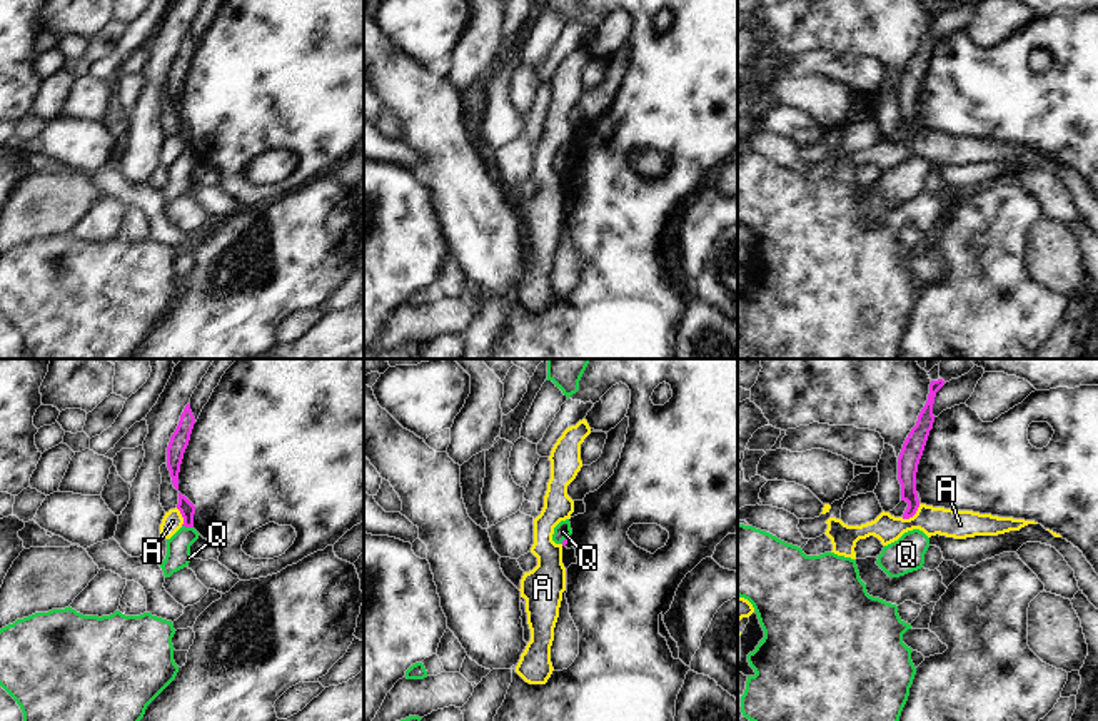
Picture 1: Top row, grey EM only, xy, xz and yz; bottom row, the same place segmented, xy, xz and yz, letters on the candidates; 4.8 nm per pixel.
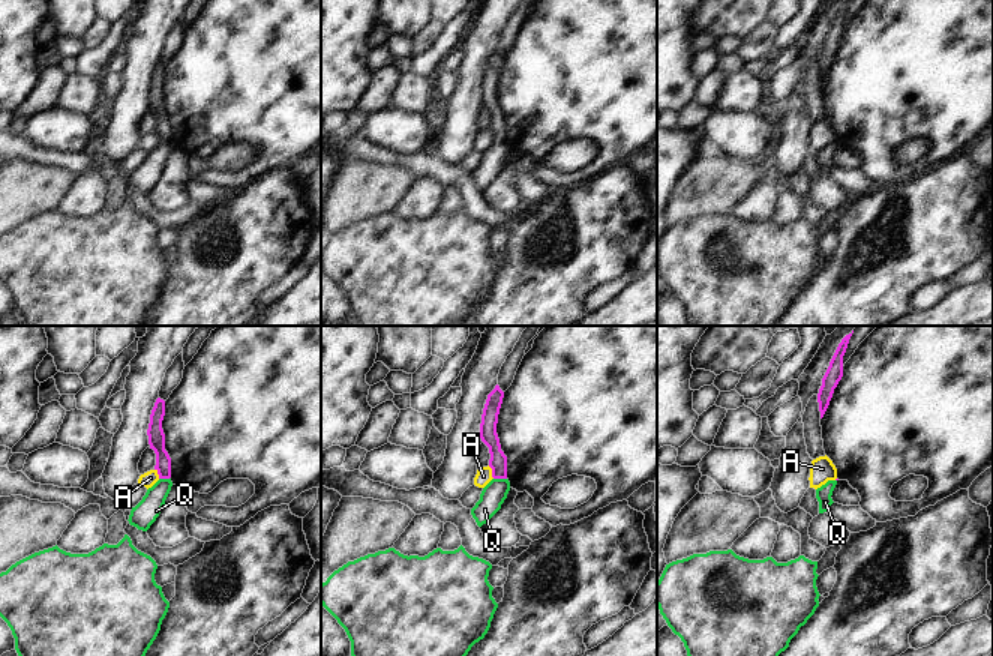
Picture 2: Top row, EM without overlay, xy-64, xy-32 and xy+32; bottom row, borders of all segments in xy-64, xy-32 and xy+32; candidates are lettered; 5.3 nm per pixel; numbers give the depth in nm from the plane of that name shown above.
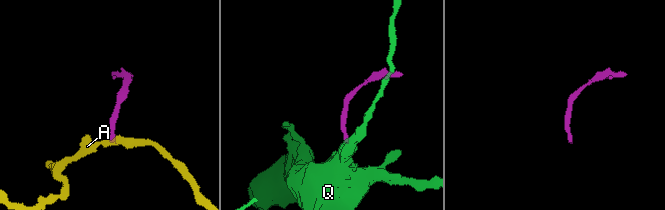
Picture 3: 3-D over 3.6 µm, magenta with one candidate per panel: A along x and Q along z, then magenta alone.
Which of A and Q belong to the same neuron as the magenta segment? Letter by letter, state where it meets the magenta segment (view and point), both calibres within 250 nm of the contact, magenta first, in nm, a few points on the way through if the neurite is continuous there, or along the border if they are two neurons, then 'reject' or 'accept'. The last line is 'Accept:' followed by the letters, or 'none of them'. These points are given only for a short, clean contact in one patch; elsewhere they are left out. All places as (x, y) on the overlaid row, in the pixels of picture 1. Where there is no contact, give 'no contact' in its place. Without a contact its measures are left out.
A: meets magenta in yz at (911, 516); 100 nm thick on the magenta side, 140 nm on the other; border along yz (920, 504), (911, 516), (901, 518); reject
Q: meets magenta in xy at (187, 526); 80 nm thick on the magenta side, 120 nm on the other; runs through xy (187, 509), (187, 526), (177, 558); accept
Accept: Q

